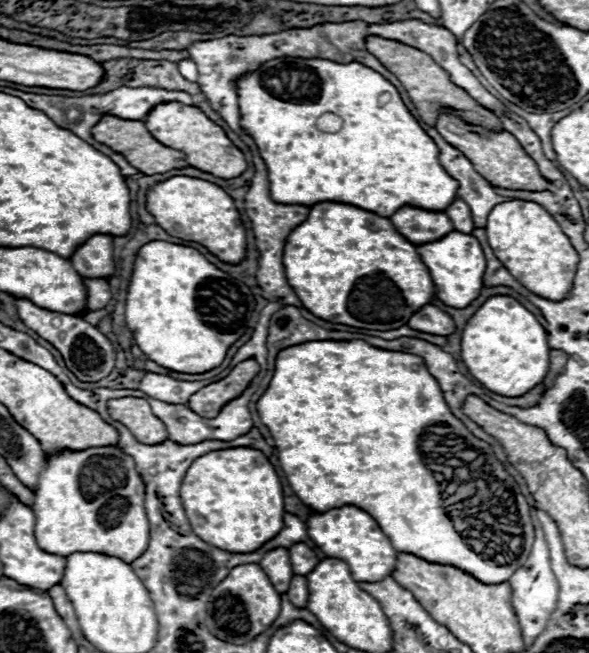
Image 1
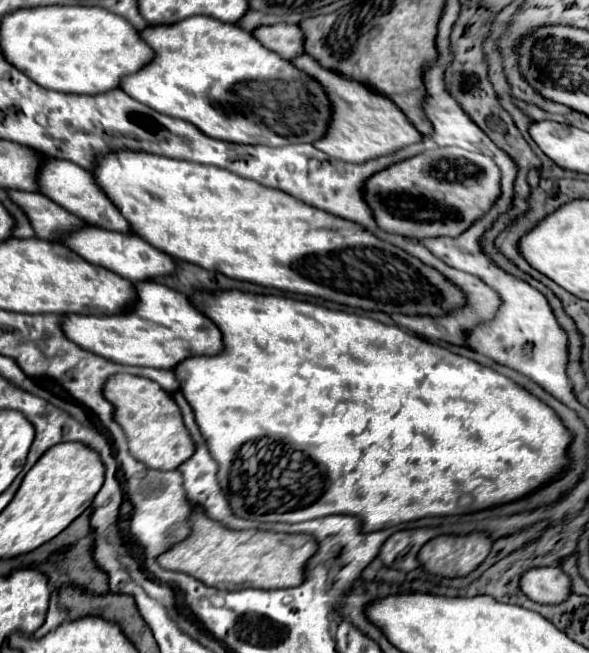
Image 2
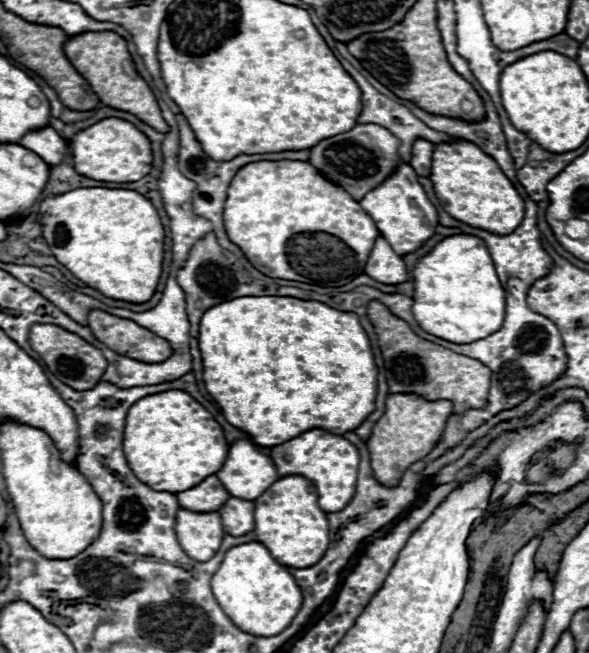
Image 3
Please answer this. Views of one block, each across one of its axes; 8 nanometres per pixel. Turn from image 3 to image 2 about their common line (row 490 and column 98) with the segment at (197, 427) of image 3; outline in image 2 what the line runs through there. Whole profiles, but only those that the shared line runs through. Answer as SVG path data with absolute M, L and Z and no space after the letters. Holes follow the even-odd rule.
M128 150L98 158L94 176L128 218L136 236L178 260L222 272L228 278L384 314L438 318L452 314L466 304L464 292L436 268L420 262L390 242L376 238L360 224L314 208L282 190L262 186L228 170Z

